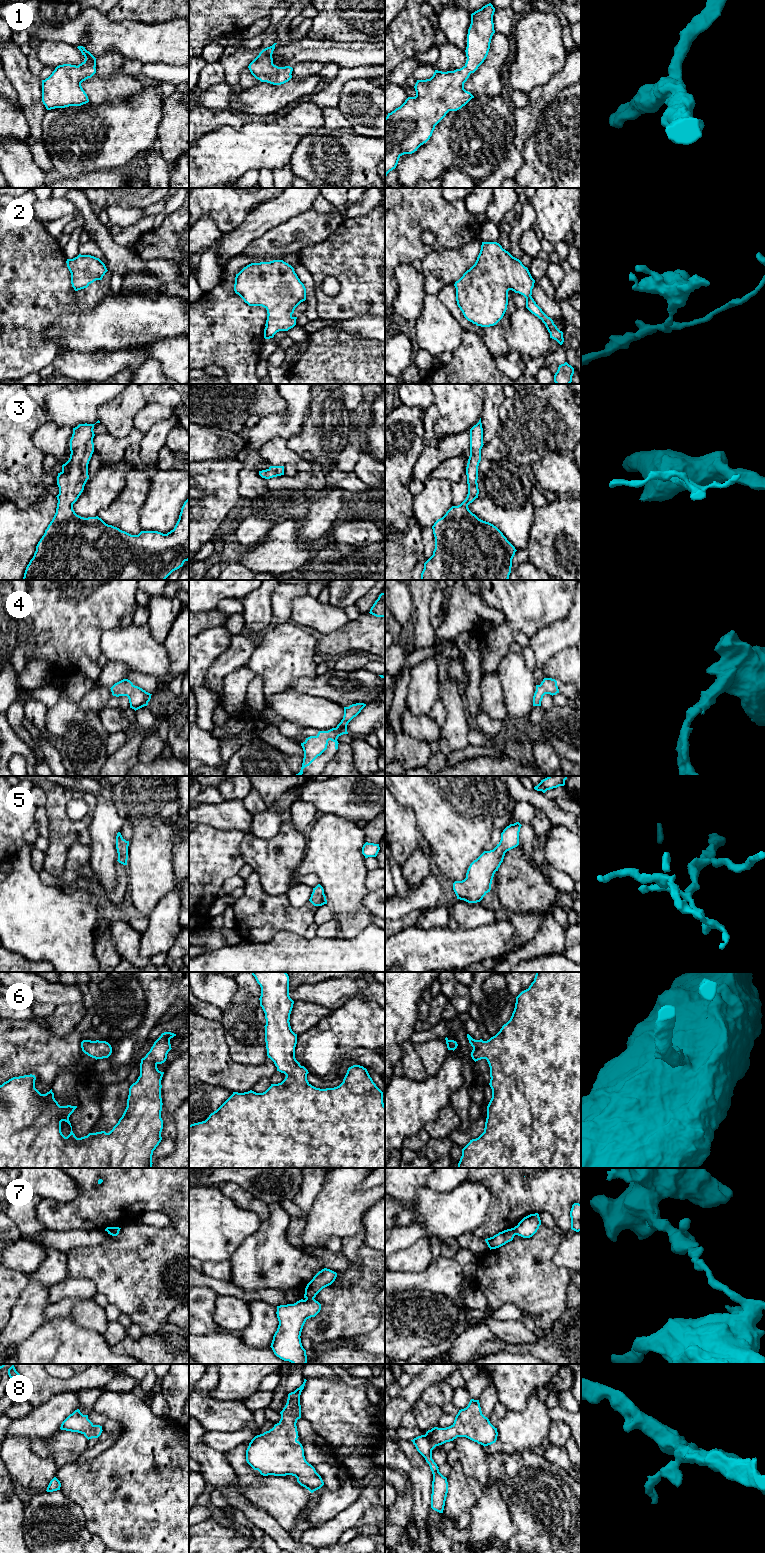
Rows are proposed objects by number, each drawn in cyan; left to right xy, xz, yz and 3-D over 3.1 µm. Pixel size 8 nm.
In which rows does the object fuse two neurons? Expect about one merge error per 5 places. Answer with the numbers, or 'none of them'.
7

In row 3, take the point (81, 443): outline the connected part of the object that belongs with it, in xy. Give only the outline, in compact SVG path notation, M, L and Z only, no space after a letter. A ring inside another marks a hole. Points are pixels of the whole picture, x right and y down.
M98 420L96 423L100 423L100 421ZM79 424L77 427L73 428L73 434L70 439L70 458L65 464L62 465L62 471L58 473L57 476L59 494L56 496L58 500L56 513L36 546L34 556L26 567L23 580L165 580L173 571L182 567L184 562L189 560L189 498L184 502L181 508L179 519L174 529L167 534L163 534L158 531L141 531L138 535L131 535L117 527L106 524L98 516L84 518L75 513L73 510L73 504L83 492L84 486L89 479L88 464L94 452L93 438L95 434L93 429L95 424Z

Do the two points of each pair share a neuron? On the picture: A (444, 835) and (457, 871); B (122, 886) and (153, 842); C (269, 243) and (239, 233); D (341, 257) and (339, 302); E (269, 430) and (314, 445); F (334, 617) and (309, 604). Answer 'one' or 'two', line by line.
A: one
B: two
C: two
D: one
E: two
F: one

